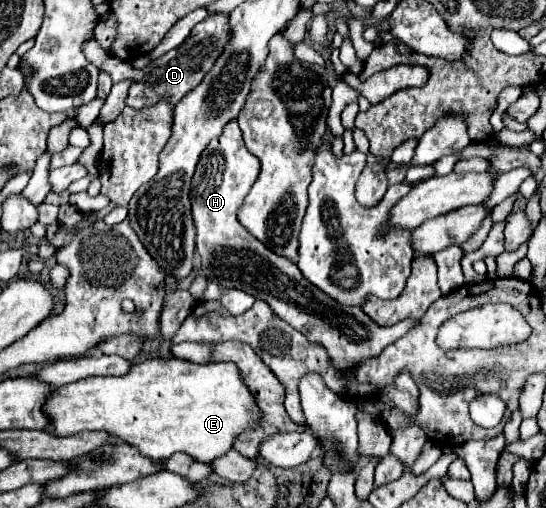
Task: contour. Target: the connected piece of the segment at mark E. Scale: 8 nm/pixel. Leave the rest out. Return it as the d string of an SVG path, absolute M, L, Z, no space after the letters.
M174 356L168 360L154 358L138 362L124 376L96 376L64 384L48 396L42 410L50 418L48 430L56 436L72 436L82 430L102 430L128 442L130 446L136 446L152 460L164 460L176 452L184 452L198 462L212 462L228 452L234 440L248 426L258 422L258 408L252 400L252 394L244 386L242 376L232 362L194 364Z

